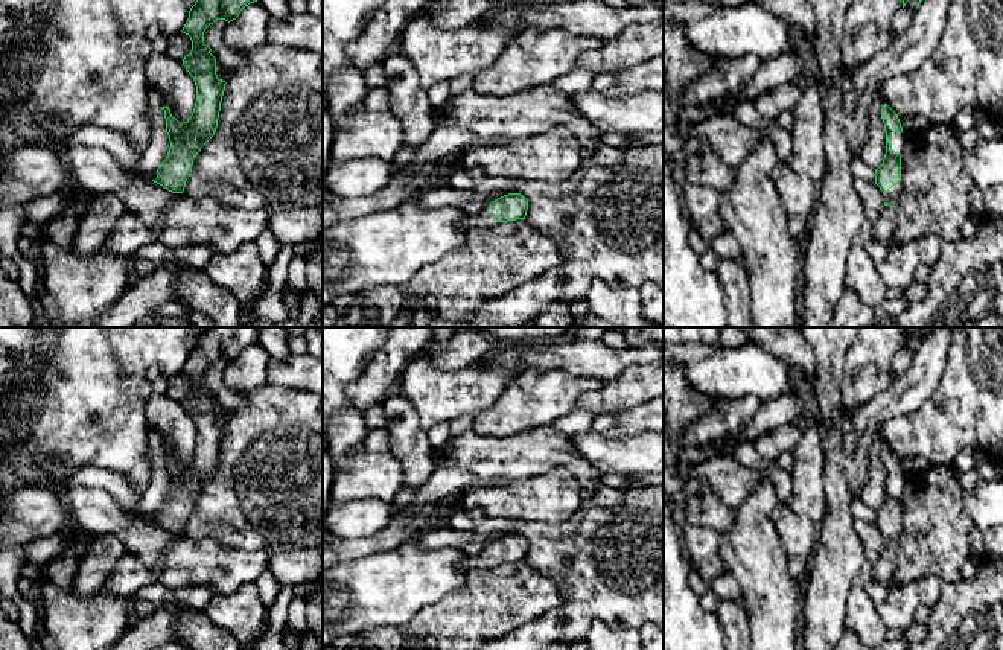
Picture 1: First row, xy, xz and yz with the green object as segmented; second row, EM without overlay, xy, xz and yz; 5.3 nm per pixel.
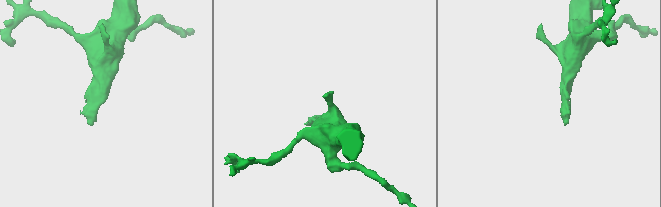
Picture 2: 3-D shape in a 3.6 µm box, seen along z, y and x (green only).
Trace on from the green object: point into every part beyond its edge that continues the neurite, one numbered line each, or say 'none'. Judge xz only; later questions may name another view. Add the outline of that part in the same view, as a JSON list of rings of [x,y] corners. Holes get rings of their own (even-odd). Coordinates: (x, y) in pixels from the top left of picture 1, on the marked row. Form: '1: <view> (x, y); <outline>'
1: xz (487, 216); [[[490,202],[476,215],[466,215],[458,221],[458,227],[463,230],[469,228],[486,228],[486,227],[493,227],[499,225],[501,222],[496,218],[496,210],[490,206]]]

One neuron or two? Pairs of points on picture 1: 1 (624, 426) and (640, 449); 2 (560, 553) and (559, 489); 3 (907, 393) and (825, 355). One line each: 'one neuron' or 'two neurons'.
1: two neurons
2: two neurons
3: two neurons

